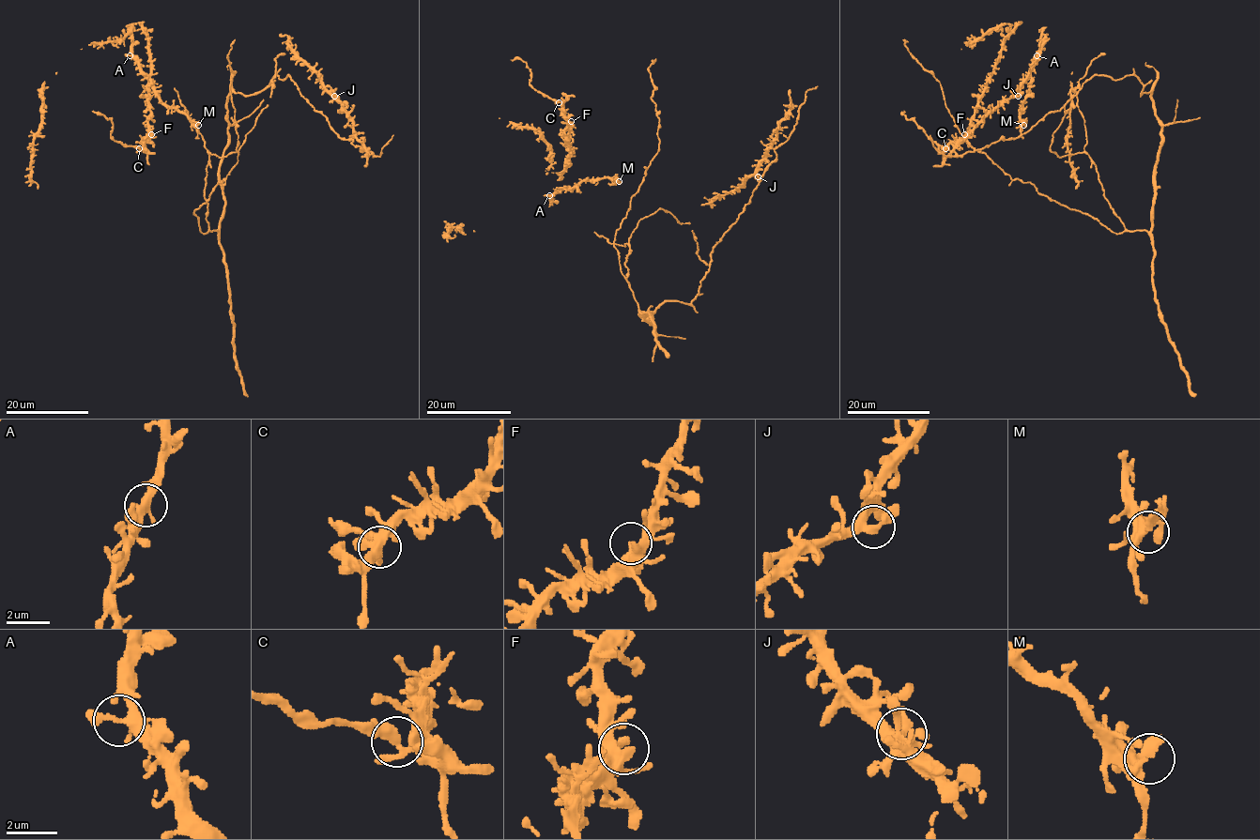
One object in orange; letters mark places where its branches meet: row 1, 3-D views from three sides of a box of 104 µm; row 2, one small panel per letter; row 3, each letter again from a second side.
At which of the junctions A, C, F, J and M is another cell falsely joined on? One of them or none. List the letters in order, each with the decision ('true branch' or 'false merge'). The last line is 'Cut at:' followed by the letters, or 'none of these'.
A: true branch
C: false merge
F: true branch
J: true branch
M: true branch
Cut at: C

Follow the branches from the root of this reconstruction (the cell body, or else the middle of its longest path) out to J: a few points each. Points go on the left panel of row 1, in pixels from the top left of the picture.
J: (223, 199), (219, 165), (231, 93), (254, 95), (275, 75), (288, 75), (341, 138), (375, 156), (334, 96)

